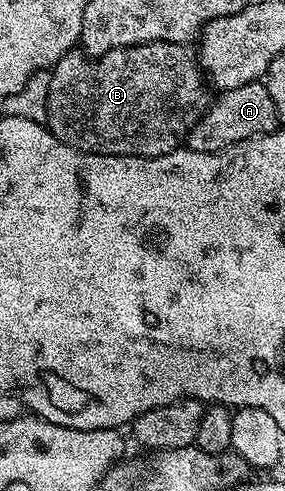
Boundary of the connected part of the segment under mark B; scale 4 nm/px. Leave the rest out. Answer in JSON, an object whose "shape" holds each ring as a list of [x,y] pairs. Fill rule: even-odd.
{"shape":[[[148,42],[147,44],[133,44],[127,48],[113,48],[97,58],[91,58],[82,50],[65,52],[50,72],[50,85],[48,86],[48,102],[46,103],[46,119],[44,121],[57,140],[72,146],[77,152],[91,152],[97,156],[163,156],[183,147],[186,135],[196,126],[196,122],[206,109],[210,107],[212,99],[211,89],[208,87],[207,77],[204,75],[193,47],[186,44],[173,44],[172,42]]]}

